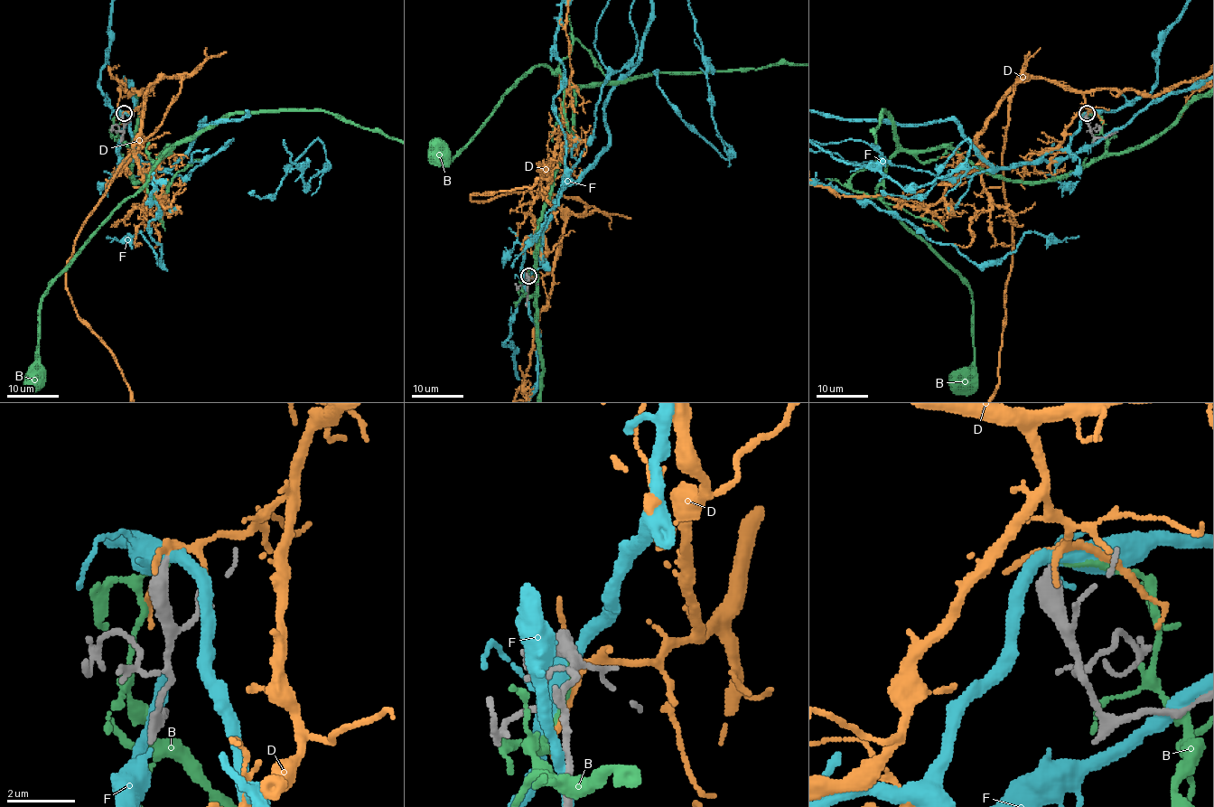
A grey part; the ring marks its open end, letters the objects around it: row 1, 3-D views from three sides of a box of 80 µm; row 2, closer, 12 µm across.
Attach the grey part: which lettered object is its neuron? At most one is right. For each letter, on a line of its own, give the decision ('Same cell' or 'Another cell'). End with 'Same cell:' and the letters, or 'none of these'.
B: Another cell
D: Same cell
F: Another cell
Same cell: D

